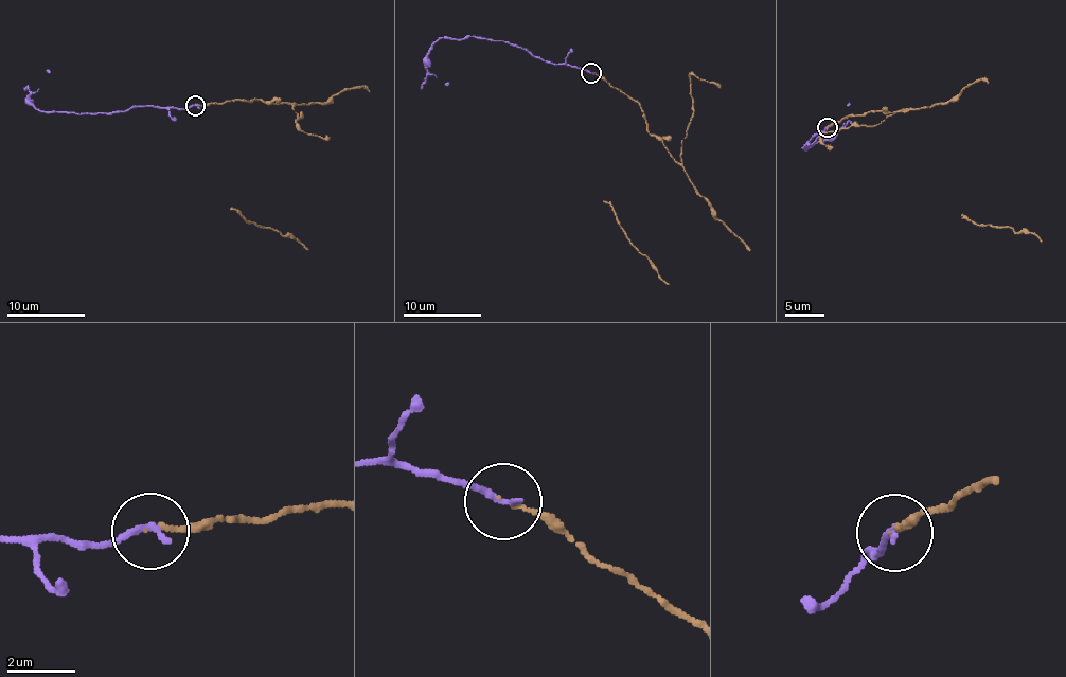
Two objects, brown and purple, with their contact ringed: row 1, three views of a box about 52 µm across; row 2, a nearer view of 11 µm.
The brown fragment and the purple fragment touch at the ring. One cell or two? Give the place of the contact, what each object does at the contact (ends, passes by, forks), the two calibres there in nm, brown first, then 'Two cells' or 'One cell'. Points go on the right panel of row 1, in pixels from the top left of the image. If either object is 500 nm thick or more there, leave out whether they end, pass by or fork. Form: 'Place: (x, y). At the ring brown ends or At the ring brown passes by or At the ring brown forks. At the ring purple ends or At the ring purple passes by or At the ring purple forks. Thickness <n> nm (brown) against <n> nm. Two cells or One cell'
Place: (828, 127). At the ring brown ends. At the ring purple ends. Thickness 110 nm (brown) against 220 nm. One cell

